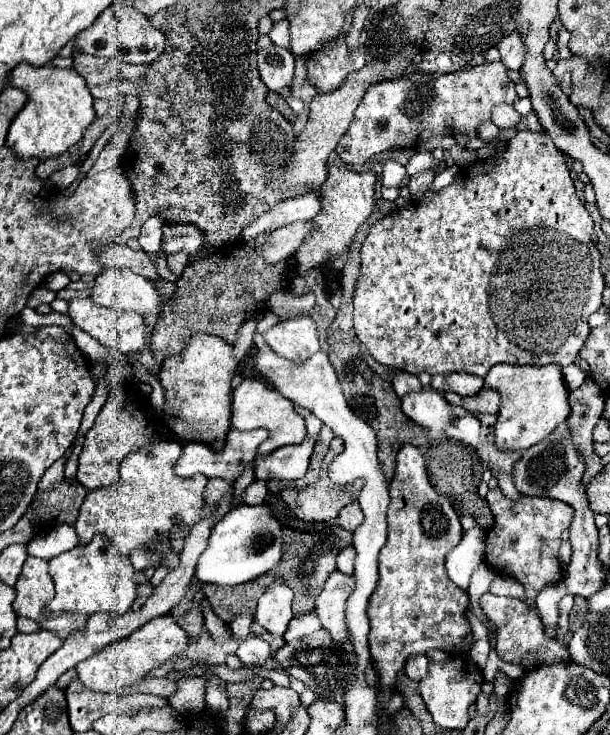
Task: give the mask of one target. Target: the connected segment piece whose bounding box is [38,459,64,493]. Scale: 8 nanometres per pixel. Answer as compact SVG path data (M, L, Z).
M58 459L58 461L44 473L44 477L42 477L40 485L38 485L38 491L44 493L46 489L50 489L50 487L54 487L56 483L62 483L62 481L64 481L64 459Z

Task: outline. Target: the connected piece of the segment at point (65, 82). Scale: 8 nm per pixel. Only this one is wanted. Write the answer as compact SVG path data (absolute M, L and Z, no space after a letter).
M20 63L16 71L8 75L14 87L20 87L28 93L28 103L16 115L10 125L6 145L18 155L18 159L50 159L68 151L68 147L76 145L90 123L96 119L94 99L84 83L84 79L74 69L58 69L52 65L32 67L28 63Z

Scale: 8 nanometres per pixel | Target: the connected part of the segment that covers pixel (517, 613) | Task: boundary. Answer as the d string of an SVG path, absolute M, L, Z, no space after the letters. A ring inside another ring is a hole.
M492 593L482 595L480 607L494 621L494 625L498 629L498 633L496 633L496 653L500 655L502 661L520 663L522 657L530 651L540 653L540 659L548 661L548 663L560 663L560 661L570 659L566 647L562 647L556 639L548 639L544 635L542 617L540 617L540 611L536 607L528 607L528 603L524 603L522 599L498 597L498 595L492 595Z

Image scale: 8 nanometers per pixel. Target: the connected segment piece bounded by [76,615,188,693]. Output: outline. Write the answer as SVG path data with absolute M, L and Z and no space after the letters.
M160 615L152 621L148 621L144 627L136 629L128 639L120 639L116 643L110 643L108 647L96 651L96 655L80 661L76 665L78 679L82 685L90 691L100 693L124 693L132 691L132 687L148 675L152 669L160 667L164 661L178 655L188 645L186 631L178 625L174 615Z

